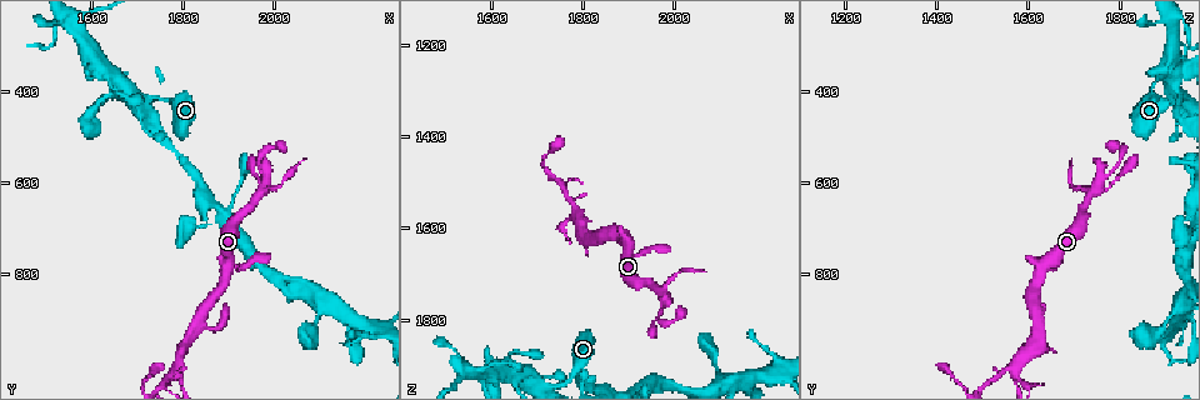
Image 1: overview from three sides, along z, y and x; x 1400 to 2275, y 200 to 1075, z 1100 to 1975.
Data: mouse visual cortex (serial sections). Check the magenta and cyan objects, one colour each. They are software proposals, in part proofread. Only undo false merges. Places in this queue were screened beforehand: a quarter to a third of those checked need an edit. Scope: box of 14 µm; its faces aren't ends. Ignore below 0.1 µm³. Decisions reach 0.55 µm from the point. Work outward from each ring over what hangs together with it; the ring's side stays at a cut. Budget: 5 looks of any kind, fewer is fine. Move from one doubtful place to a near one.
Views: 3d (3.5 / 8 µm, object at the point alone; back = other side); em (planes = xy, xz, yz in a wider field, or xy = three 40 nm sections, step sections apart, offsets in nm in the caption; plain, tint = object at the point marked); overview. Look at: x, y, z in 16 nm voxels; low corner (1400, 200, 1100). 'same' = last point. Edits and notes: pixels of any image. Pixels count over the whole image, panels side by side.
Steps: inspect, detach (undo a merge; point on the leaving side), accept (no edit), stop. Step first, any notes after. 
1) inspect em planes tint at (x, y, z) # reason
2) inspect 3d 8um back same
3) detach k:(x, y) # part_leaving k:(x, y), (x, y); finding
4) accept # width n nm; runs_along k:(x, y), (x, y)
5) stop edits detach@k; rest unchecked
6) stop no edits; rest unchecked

inspect 3d 3.5um at (1670, 400, 1920) # abrupt turn

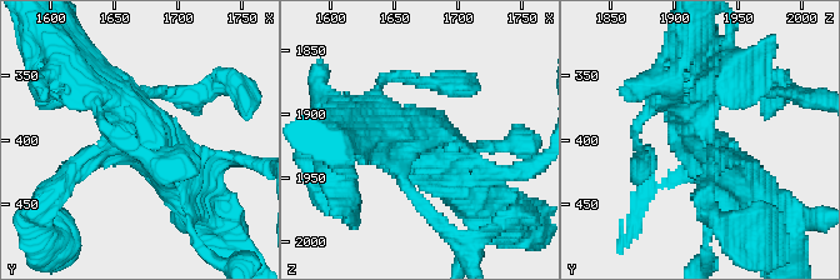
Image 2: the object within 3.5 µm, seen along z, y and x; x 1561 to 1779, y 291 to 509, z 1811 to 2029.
inspect em xy step 1 tint at (1674, 404, 1928) # arms 4; arm_widths 200, 200, 350, 600 nm; now the EM

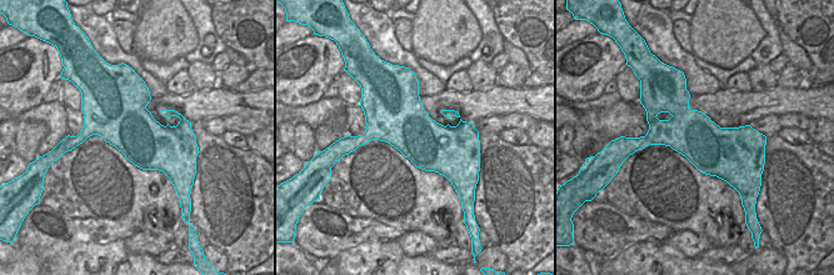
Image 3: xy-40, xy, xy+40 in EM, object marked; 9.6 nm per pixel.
accept # runs_along 2:(210, 161), (176, 170), (91, 78); one cell here

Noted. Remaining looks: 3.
inspect em xy step 3 tint at (1985, 600, 1750) # calibre changes

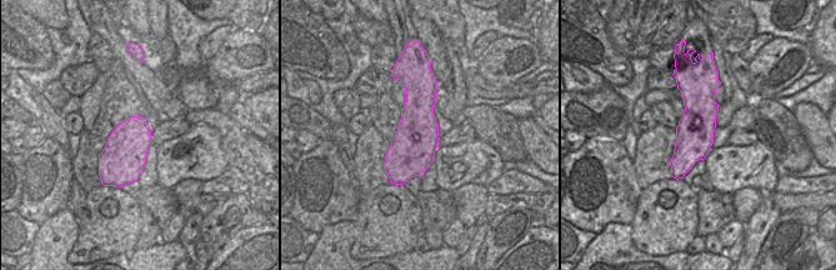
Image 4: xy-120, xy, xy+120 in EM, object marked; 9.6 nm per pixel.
inspect 3d 3.5um same # see where the arms go

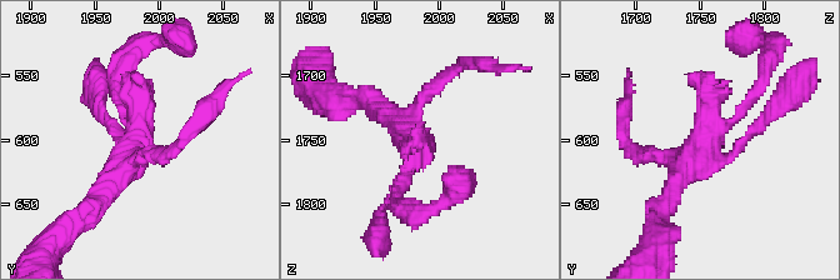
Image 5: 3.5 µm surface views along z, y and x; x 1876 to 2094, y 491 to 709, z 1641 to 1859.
accept # width 420 nm; runs_along 5:(663, 205), (710, 133), (759, 90); continuous, no second cell

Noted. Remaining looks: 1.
stop no edits; rest unchecked

